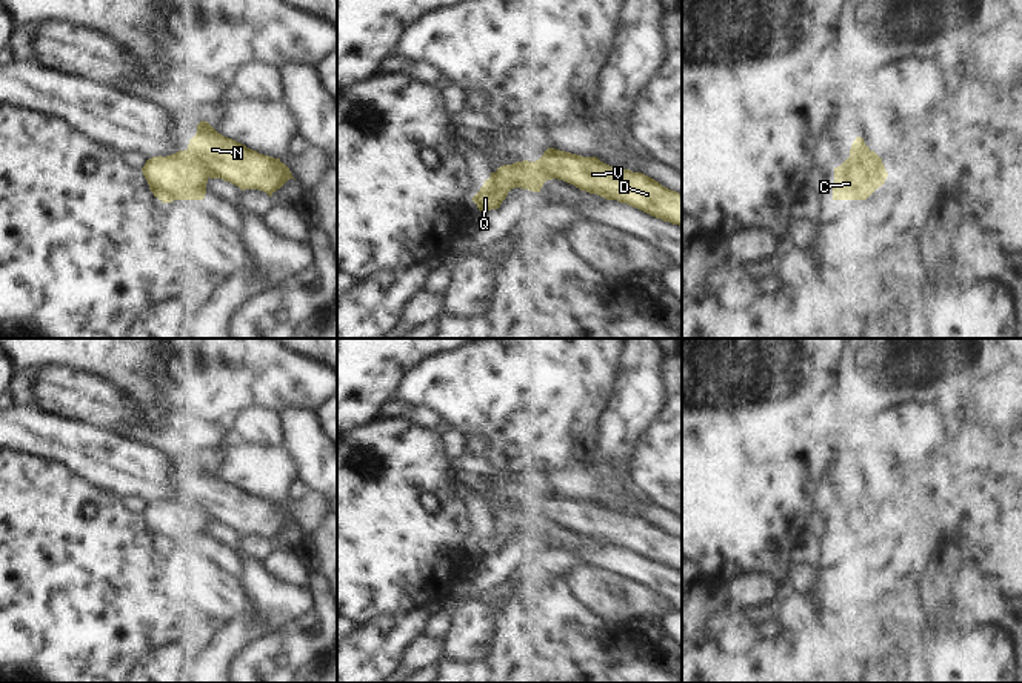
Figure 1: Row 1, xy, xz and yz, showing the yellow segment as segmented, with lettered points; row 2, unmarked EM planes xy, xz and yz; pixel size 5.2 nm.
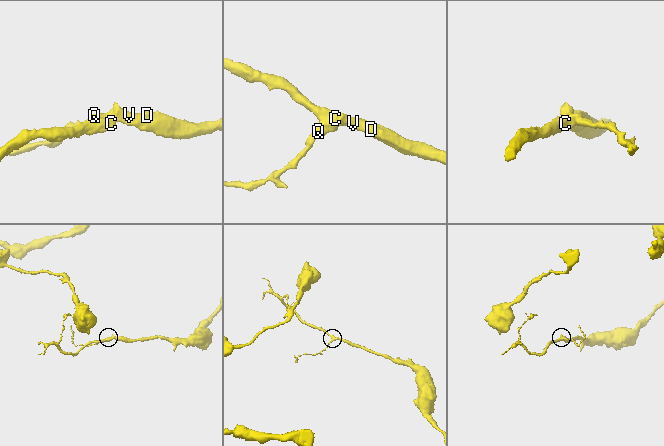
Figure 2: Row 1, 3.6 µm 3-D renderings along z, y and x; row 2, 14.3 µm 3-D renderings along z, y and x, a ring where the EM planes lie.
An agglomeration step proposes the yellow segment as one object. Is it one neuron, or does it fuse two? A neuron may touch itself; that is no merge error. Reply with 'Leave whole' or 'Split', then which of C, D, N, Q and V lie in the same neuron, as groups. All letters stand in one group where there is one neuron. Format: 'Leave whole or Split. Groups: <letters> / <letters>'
Split. Groups: C Q / D N V

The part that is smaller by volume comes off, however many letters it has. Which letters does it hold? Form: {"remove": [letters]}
{"remove": ["C", "Q"]}

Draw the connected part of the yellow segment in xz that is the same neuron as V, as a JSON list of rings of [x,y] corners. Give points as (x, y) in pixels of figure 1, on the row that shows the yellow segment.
[[[548,148],[539,162],[545,182],[563,180],[580,191],[626,203],[656,218],[682,226],[682,194],[642,172],[619,169],[597,157],[582,157],[554,148]]]

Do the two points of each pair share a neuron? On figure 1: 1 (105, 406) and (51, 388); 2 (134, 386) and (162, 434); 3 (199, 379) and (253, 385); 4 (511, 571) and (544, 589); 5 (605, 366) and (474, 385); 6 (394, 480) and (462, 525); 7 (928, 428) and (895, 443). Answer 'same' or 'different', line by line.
1: same
2: same
3: same
4: different
5: same
6: same
7: same

